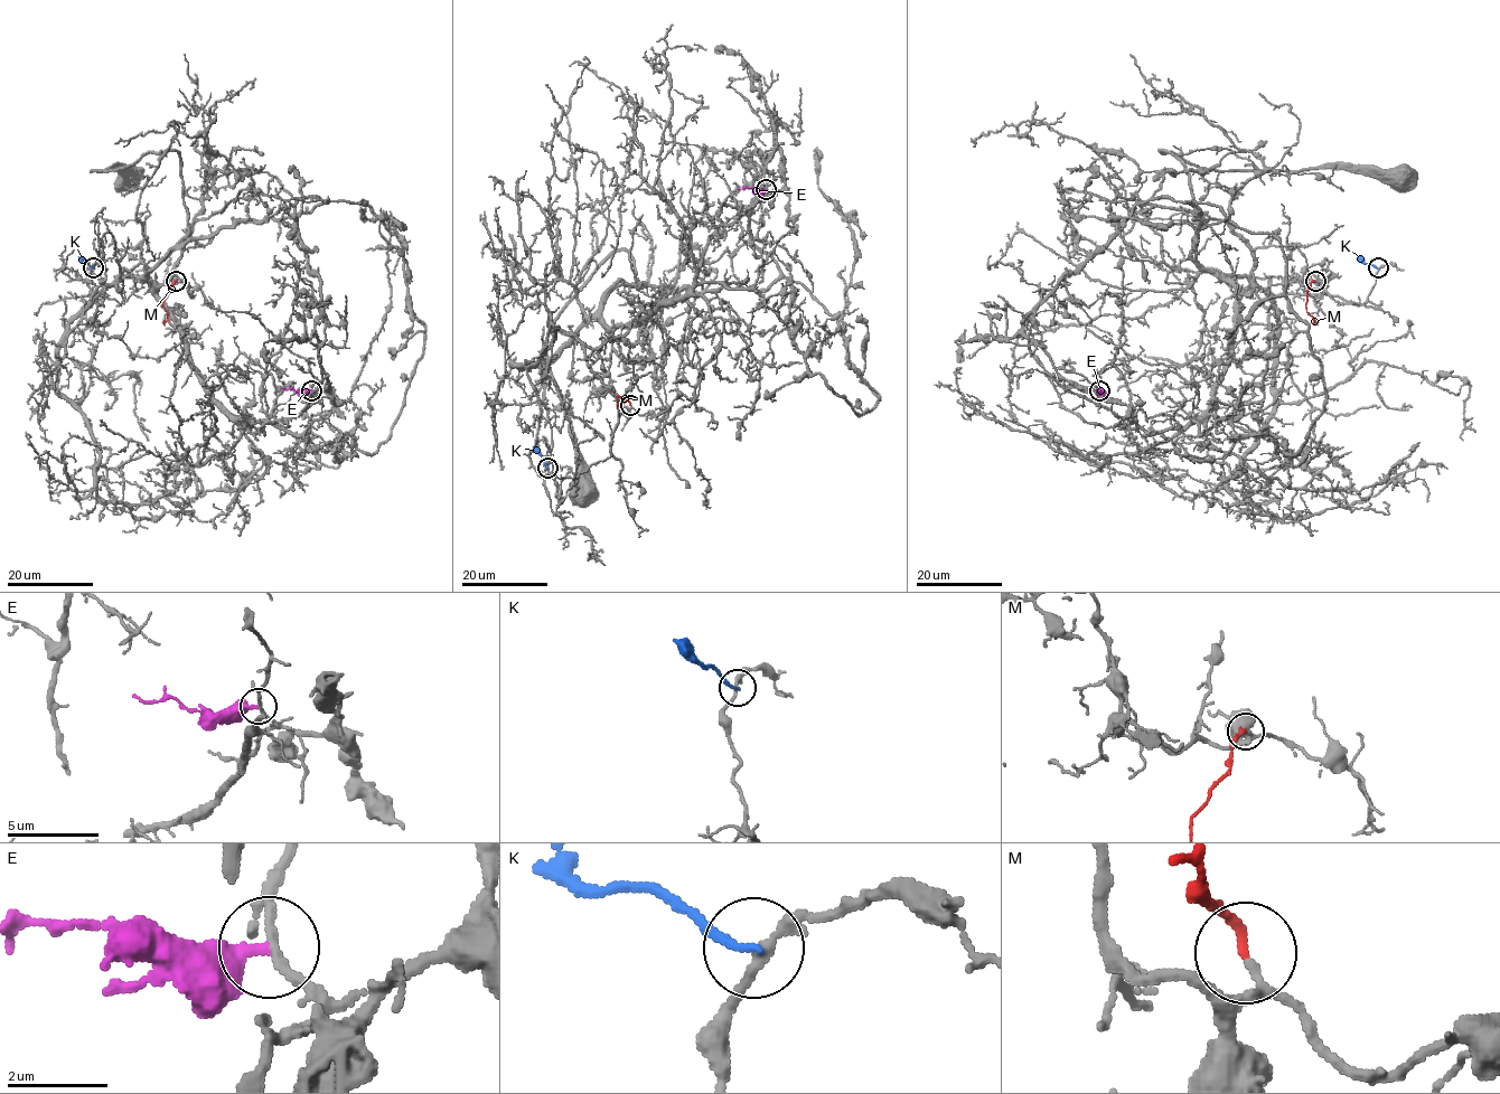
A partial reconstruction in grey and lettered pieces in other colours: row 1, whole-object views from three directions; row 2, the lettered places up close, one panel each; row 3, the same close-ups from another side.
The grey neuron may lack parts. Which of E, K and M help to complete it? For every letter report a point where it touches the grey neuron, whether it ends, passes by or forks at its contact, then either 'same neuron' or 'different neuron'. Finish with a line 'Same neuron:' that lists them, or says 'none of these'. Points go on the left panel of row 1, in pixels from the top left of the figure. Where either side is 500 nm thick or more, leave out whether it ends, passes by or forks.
E: meets grey at (311, 390); it ends there; different neuron
K: meets grey at (93, 267); it ends there; different neuron
M: meets grey at (176, 281); it ends there; same neuron
Same neuron: M

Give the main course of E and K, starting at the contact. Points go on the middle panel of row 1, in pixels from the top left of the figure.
E: (766, 190), (737, 190)
K: (547, 469), (533, 446)

